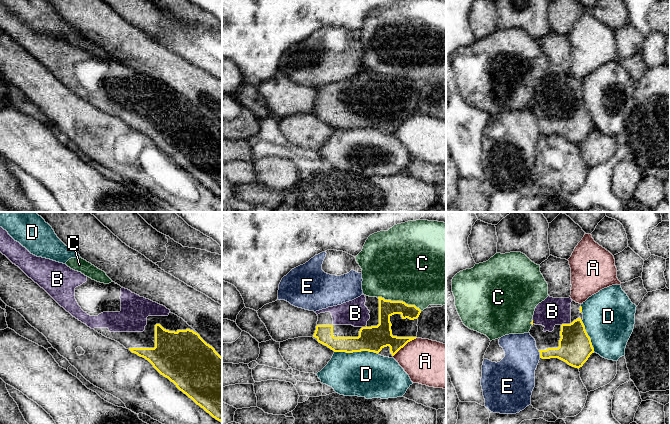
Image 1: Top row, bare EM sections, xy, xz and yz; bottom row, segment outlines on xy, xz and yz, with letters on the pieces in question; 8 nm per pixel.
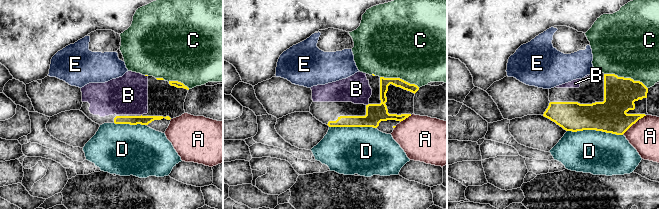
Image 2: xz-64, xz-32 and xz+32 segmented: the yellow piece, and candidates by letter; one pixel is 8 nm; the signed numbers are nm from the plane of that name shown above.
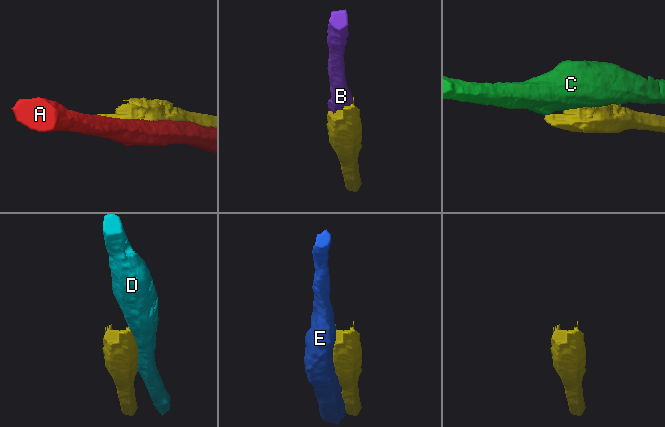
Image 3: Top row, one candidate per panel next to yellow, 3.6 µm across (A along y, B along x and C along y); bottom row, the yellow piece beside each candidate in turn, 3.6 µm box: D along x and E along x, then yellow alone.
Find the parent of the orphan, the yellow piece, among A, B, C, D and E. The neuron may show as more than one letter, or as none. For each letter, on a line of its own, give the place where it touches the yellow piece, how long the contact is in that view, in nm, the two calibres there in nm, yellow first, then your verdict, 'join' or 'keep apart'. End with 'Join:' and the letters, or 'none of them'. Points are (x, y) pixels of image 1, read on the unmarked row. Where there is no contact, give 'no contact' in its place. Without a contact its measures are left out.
A: xz (404, 121) | 240 nm | 200/360 nm | keep apart
B: yz (565, 100) | 80 nm | 260/220 nm | join
C: xz (399, 77) | 380 nm | 140/500 nm | keep apart
D: xz (356, 127) | 360 nm | 200/360 nm | keep apart
E: yz (540, 130) | 70 nm | 200/300 nm | keep apart
Join: B

